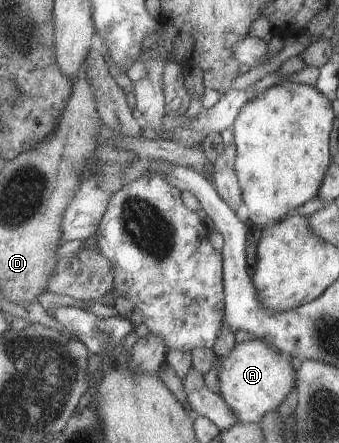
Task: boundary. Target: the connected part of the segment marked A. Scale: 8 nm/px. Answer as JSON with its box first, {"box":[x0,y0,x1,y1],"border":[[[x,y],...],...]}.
{"box":[215,338,296,424],"border":[[[256,338],[235,342],[228,355],[215,357],[215,360],[218,361],[218,395],[222,397],[224,405],[236,415],[238,422],[243,424],[258,424],[264,413],[280,405],[296,381],[288,357],[270,349]]]}

